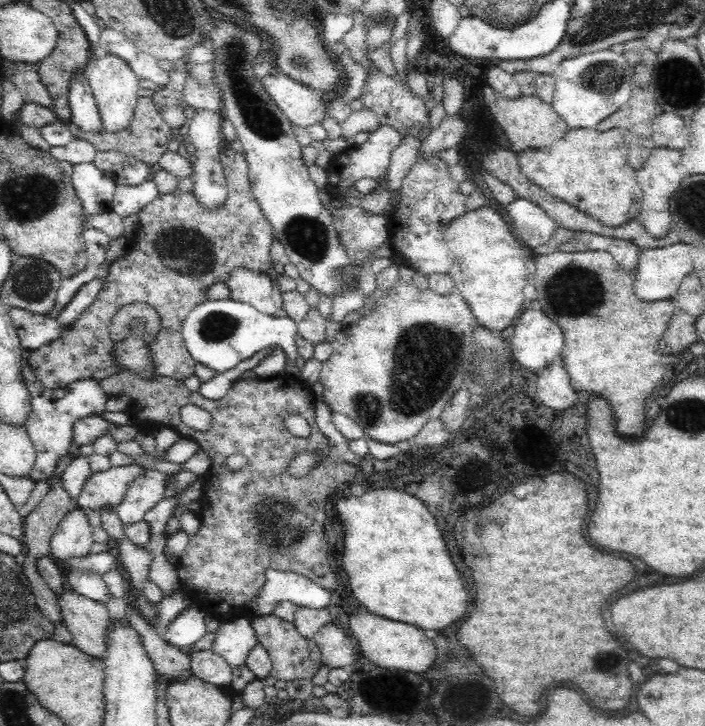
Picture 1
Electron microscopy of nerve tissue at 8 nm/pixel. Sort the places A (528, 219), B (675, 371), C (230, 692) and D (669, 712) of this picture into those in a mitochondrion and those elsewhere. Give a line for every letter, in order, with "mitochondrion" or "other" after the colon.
A: other
B: other
C: other
D: other

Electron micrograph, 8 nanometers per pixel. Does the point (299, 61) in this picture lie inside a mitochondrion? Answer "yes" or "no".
yes

